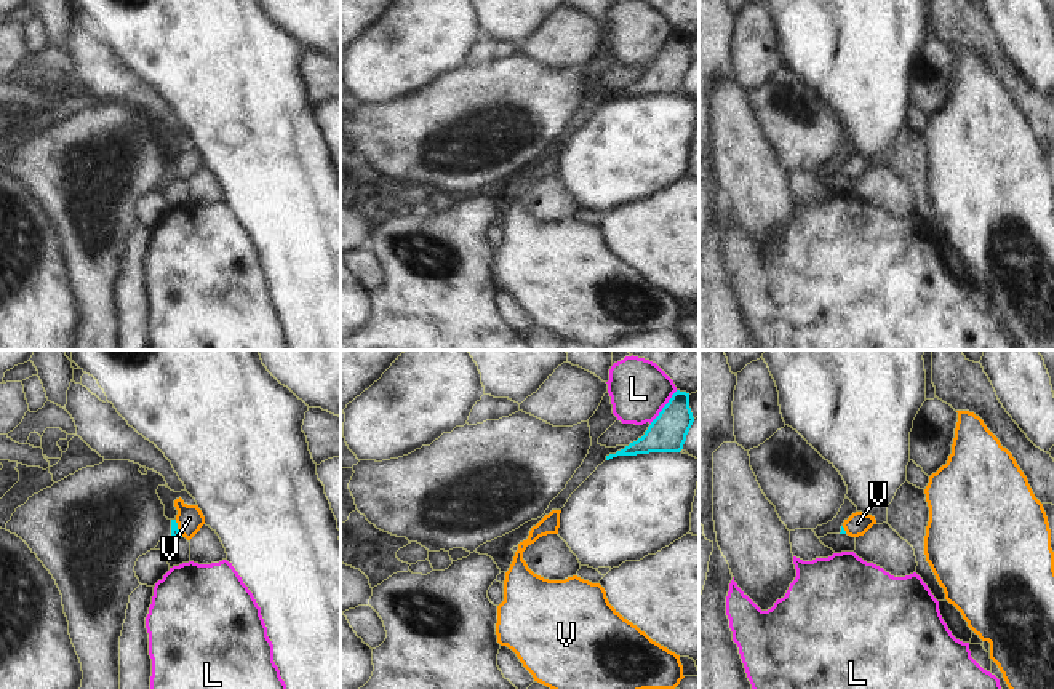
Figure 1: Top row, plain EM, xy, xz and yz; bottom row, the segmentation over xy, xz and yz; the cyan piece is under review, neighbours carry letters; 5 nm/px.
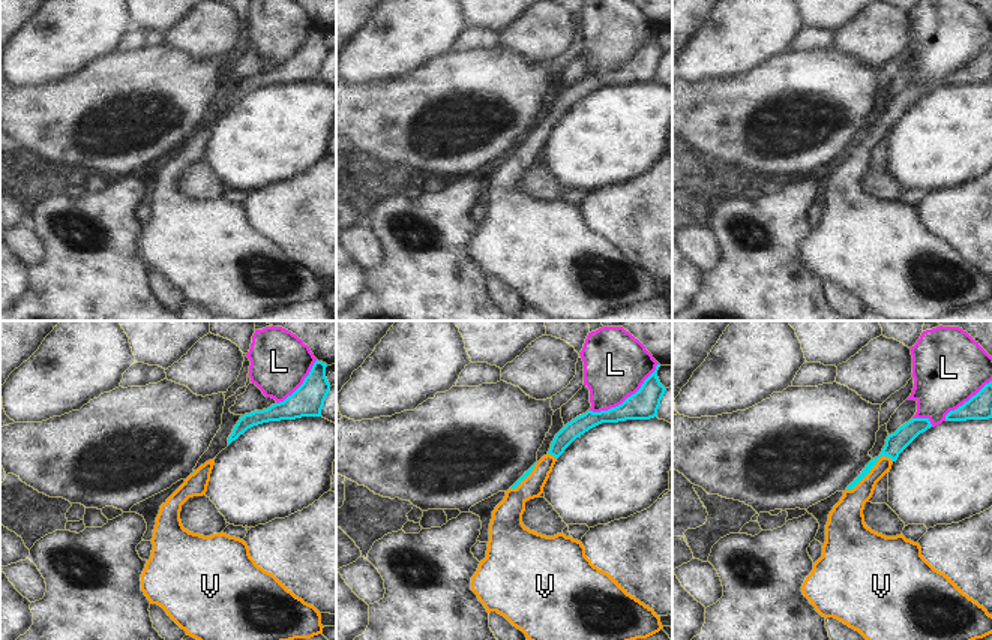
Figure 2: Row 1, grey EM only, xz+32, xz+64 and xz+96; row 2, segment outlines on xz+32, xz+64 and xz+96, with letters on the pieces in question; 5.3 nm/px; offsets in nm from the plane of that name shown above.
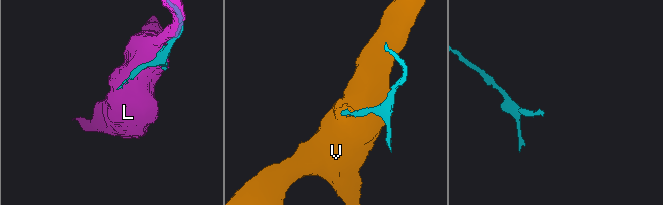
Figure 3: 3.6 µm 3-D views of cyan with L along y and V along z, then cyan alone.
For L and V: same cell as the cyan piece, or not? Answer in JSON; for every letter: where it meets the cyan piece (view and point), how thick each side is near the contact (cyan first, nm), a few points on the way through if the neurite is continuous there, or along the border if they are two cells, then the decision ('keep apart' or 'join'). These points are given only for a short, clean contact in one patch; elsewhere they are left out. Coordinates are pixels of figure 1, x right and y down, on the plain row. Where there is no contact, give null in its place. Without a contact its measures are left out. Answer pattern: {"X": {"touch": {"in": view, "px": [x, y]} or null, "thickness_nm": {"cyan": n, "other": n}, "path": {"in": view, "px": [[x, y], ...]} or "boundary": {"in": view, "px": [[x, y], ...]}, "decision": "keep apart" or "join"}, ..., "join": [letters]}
{"L": {"touch": {"in": "xz", "px": [664, 48]}, "thickness_nm": {"cyan": 190, "other": 300}, "decision": "keep apart"}, "V": {"touch": {"in": "xy", "px": [176, 170]}, "thickness_nm": {"cyan": 50, "other": 140}, "path": {"in": "xy", "px": [[175, 175], [176, 170], [189, 160]]}, "decision": "join"}, "join": ["V"]}

